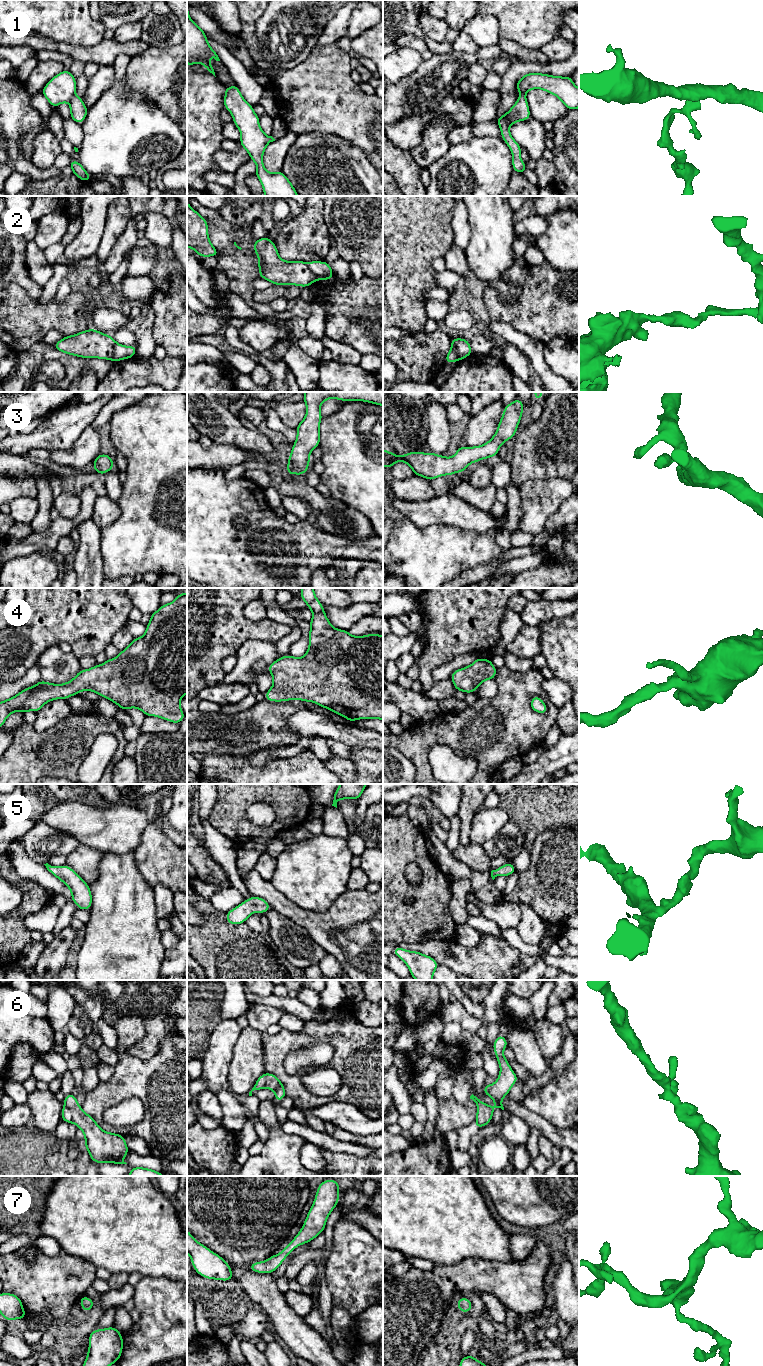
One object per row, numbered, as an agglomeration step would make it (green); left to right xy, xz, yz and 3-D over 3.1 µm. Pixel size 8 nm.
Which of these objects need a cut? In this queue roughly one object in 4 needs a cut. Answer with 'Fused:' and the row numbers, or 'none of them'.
Fused: 1, 2

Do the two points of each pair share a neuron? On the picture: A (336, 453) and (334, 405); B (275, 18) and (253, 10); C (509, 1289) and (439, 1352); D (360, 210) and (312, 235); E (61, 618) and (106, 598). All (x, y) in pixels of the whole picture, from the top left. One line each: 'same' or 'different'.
A: different
B: different
C: different
D: different
E: same

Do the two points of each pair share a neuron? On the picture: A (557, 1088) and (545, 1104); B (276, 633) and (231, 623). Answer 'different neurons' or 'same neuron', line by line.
A: same neuron
B: same neuron

